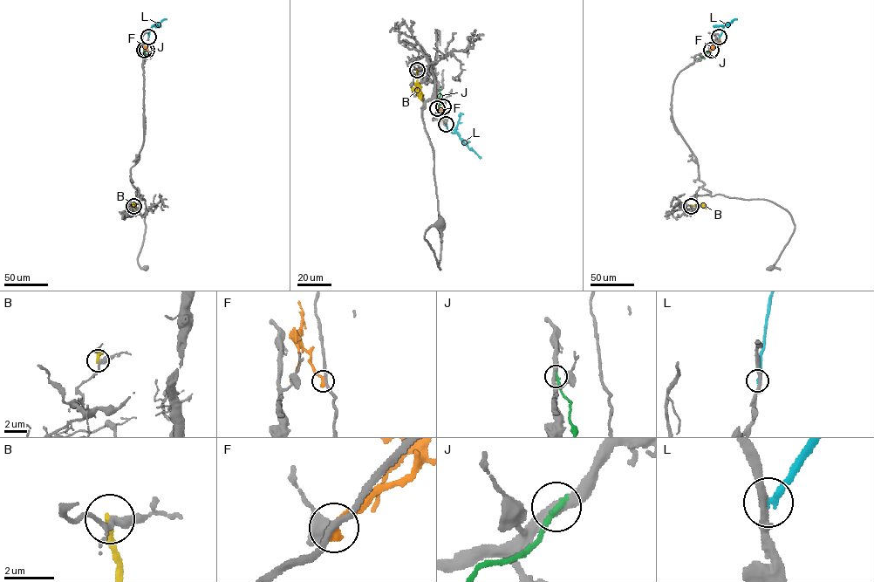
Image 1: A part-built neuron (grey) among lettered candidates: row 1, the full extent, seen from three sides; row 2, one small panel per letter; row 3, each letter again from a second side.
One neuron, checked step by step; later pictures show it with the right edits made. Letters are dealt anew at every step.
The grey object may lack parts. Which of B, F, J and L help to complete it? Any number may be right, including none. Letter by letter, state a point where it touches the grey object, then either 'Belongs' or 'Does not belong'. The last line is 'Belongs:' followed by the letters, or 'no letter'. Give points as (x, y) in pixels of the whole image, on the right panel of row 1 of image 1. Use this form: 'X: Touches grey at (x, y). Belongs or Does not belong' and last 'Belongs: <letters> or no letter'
B: Touches grey at (691, 206). Does not belong
F: Touches grey at (710, 50). Does not belong
J: Touches grey at (711, 50). Does not belong
L: Touches grey at (719, 37). Does not belong
Belongs: no letter

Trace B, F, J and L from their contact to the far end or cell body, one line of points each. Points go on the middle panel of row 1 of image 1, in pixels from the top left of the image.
B: (417, 69), (420, 99)
F: (443, 106), (438, 126)
J: (437, 108), (440, 90)
L: (446, 124), (448, 131), (456, 132), (460, 140), (481, 157)

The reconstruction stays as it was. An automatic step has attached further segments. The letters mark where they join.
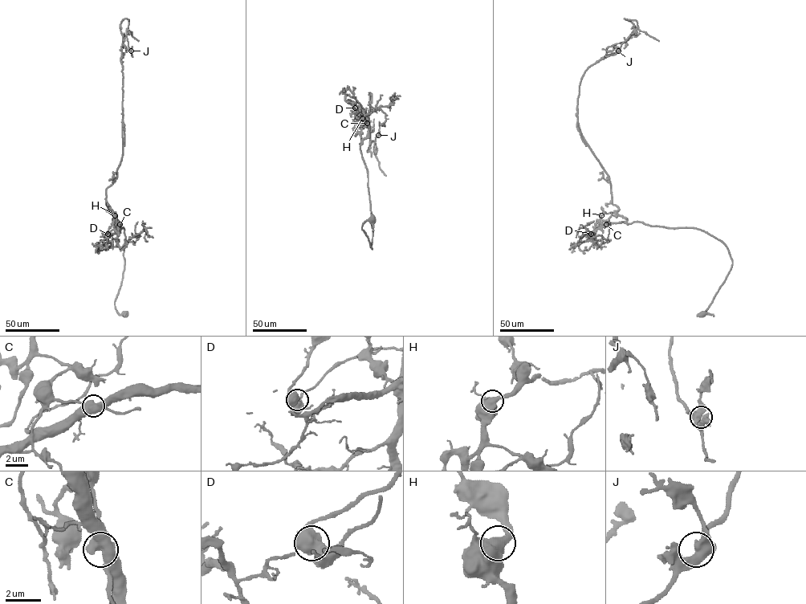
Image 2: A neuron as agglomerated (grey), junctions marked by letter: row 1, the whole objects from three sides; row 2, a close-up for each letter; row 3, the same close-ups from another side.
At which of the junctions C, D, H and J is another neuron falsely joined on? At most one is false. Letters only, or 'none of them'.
none of them

